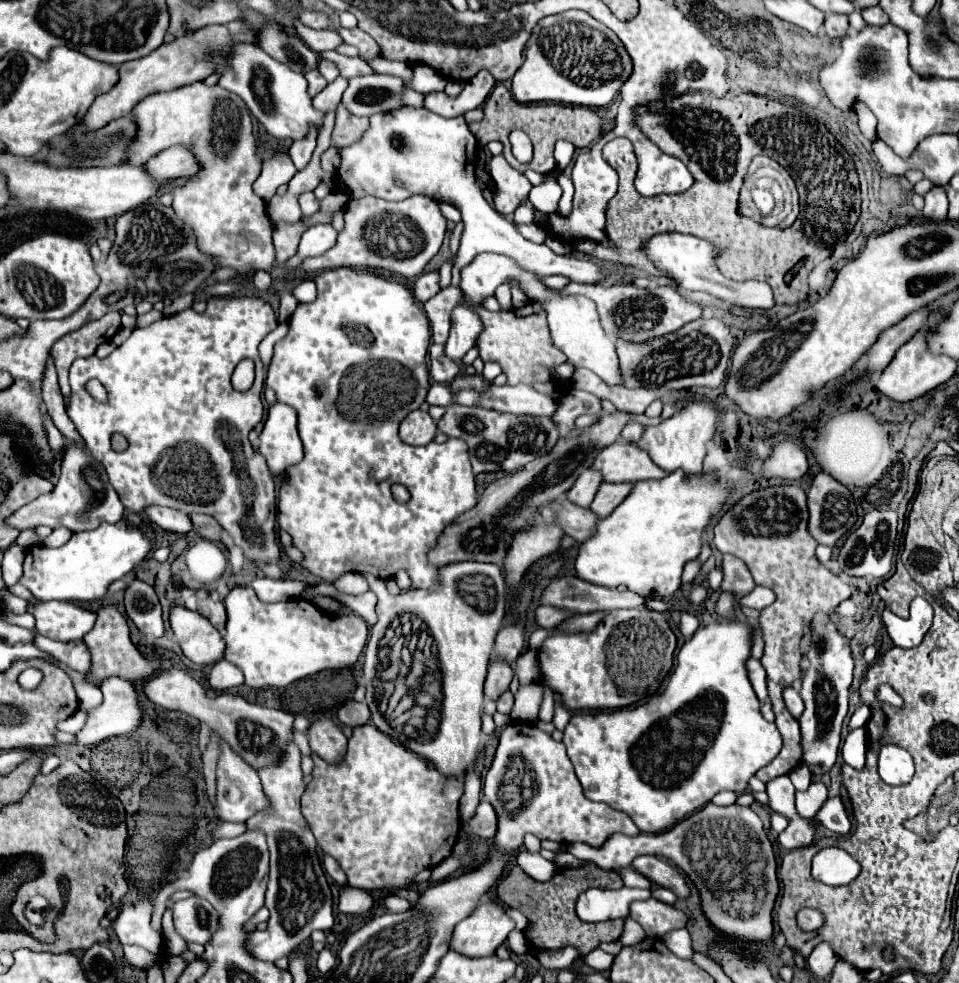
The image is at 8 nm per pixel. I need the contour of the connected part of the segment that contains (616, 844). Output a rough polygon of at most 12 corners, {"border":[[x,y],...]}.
{"border":[[715,806],[659,834],[567,852],[603,870],[665,856],[709,922],[769,940],[779,892],[763,822]]}

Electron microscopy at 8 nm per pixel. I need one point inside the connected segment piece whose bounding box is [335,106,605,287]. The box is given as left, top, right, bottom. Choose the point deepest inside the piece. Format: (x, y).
(410, 151)

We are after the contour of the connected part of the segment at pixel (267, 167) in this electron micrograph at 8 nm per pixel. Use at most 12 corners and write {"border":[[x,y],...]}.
{"border":[[277,152],[263,162],[253,184],[257,196],[269,202],[297,168]]}

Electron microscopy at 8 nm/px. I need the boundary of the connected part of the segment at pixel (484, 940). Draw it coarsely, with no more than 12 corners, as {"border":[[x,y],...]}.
{"border":[[483,900],[455,926],[451,948],[491,956],[513,928],[503,902]]}

